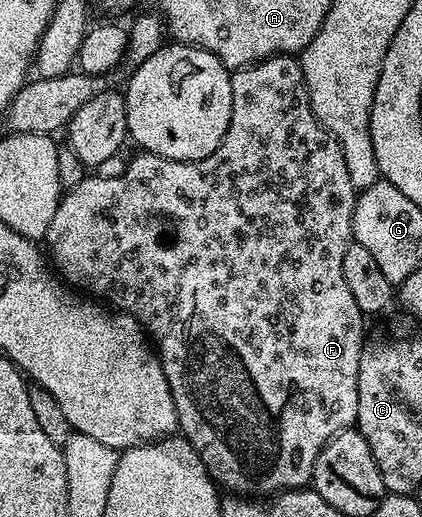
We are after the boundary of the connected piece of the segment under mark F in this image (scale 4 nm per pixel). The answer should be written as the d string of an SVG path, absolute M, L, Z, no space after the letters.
M277 54L268 56L265 60L257 60L249 68L241 68L231 73L232 78L232 109L230 110L230 126L214 154L210 154L201 160L171 160L162 158L153 152L143 150L137 151L137 156L133 160L129 159L124 165L124 172L118 178L102 178L99 174L85 175L78 186L67 189L61 195L58 210L54 210L54 218L50 222L50 230L46 237L47 255L54 265L55 271L73 289L111 306L113 309L126 312L139 322L141 328L150 337L151 343L158 349L160 365L166 374L166 382L170 386L170 394L174 398L174 410L176 411L176 423L179 431L185 440L194 446L198 458L206 466L208 475L216 481L221 489L229 488L227 491L232 494L239 494L244 498L272 498L281 492L291 492L298 488L303 488L311 481L314 462L318 454L327 446L328 441L342 432L346 428L355 425L356 415L358 414L358 370L360 369L360 355L366 343L364 337L364 323L366 317L364 313L358 310L358 302L354 302L354 297L346 287L346 278L342 278L342 258L346 258L346 250L354 242L352 239L352 215L358 190L350 182L350 174L346 170L346 158L342 154L342 146L330 135L320 124L320 120L314 114L311 102L308 101L308 92L304 89L304 75L299 59L292 54Z

